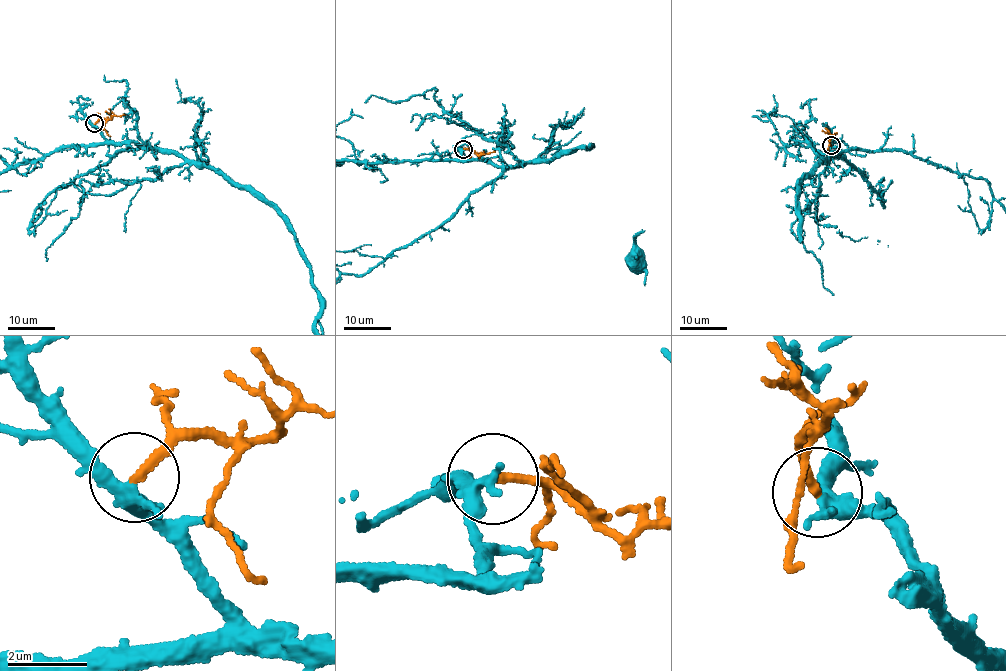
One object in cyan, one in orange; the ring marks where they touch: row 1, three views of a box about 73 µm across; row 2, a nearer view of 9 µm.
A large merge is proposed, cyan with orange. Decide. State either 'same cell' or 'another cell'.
same cell

